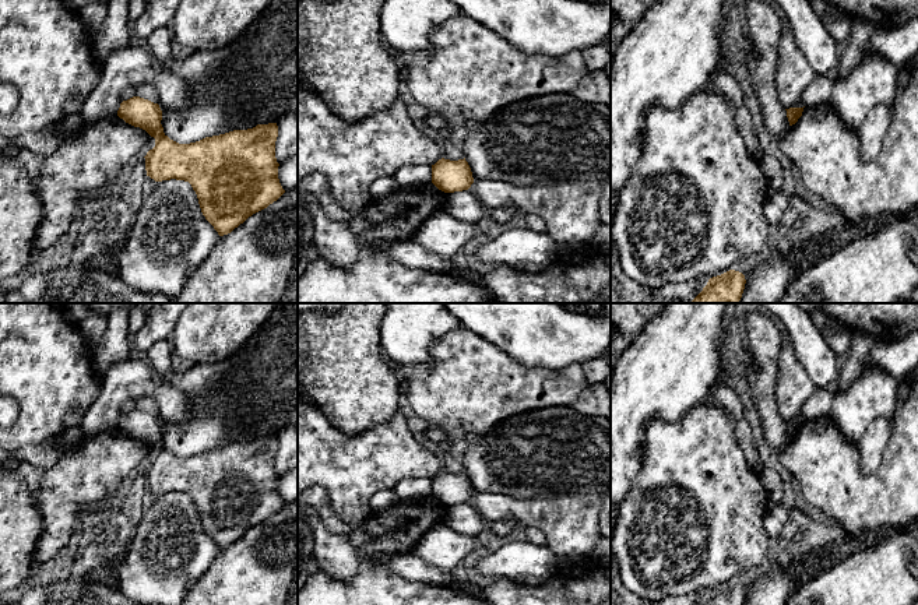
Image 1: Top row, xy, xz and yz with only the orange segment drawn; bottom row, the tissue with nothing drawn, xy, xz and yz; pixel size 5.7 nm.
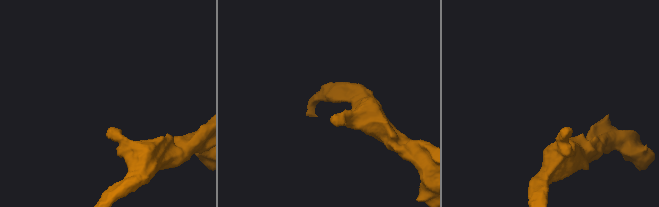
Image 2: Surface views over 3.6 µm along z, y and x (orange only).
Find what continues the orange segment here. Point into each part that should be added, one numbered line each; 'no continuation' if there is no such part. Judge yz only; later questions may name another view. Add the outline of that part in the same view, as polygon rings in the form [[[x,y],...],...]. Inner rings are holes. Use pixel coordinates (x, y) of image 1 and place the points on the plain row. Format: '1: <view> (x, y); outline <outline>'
no continuation

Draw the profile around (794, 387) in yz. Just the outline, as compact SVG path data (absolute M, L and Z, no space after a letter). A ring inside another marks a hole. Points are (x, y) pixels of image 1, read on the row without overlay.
M792 344L781 348L778 356L778 376L775 383L775 400L778 412L785 422L803 421L801 408L816 390Z

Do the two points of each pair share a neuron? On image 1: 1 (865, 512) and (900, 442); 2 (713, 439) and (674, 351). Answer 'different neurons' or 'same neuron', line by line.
1: same neuron
2: different neurons

